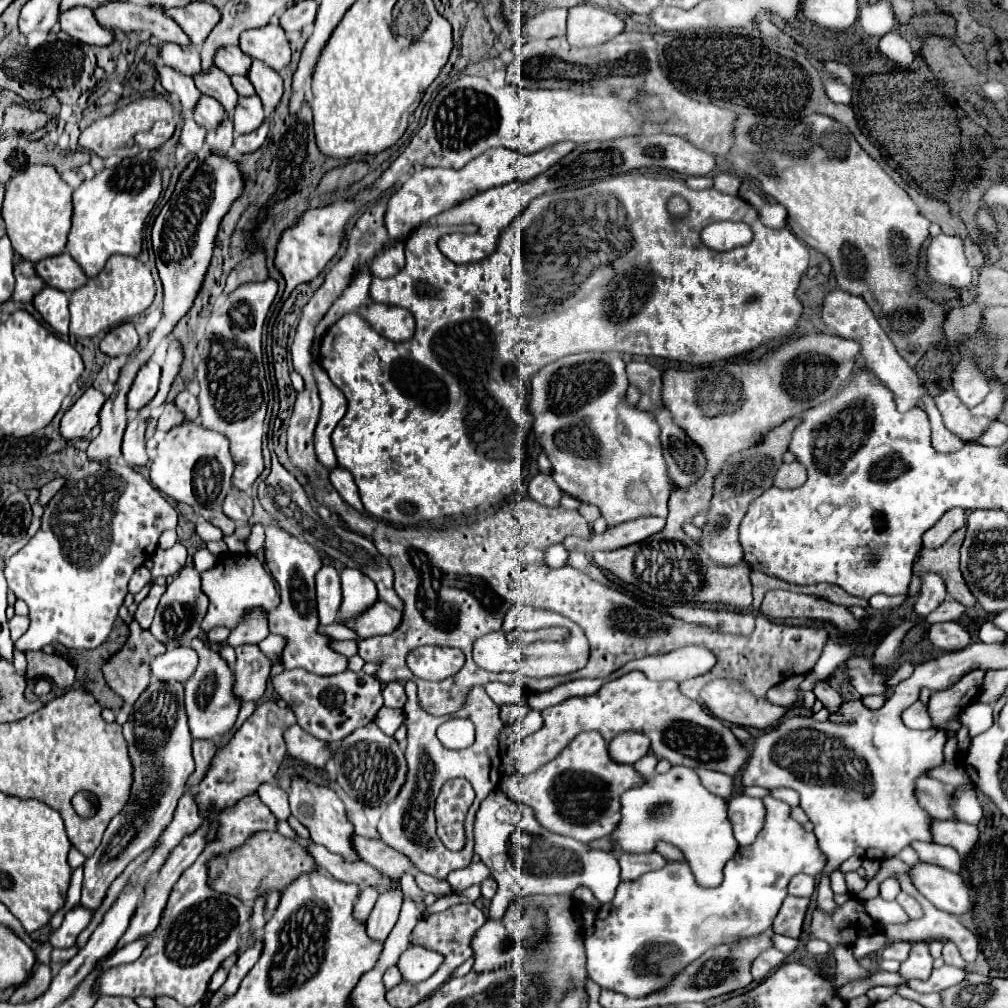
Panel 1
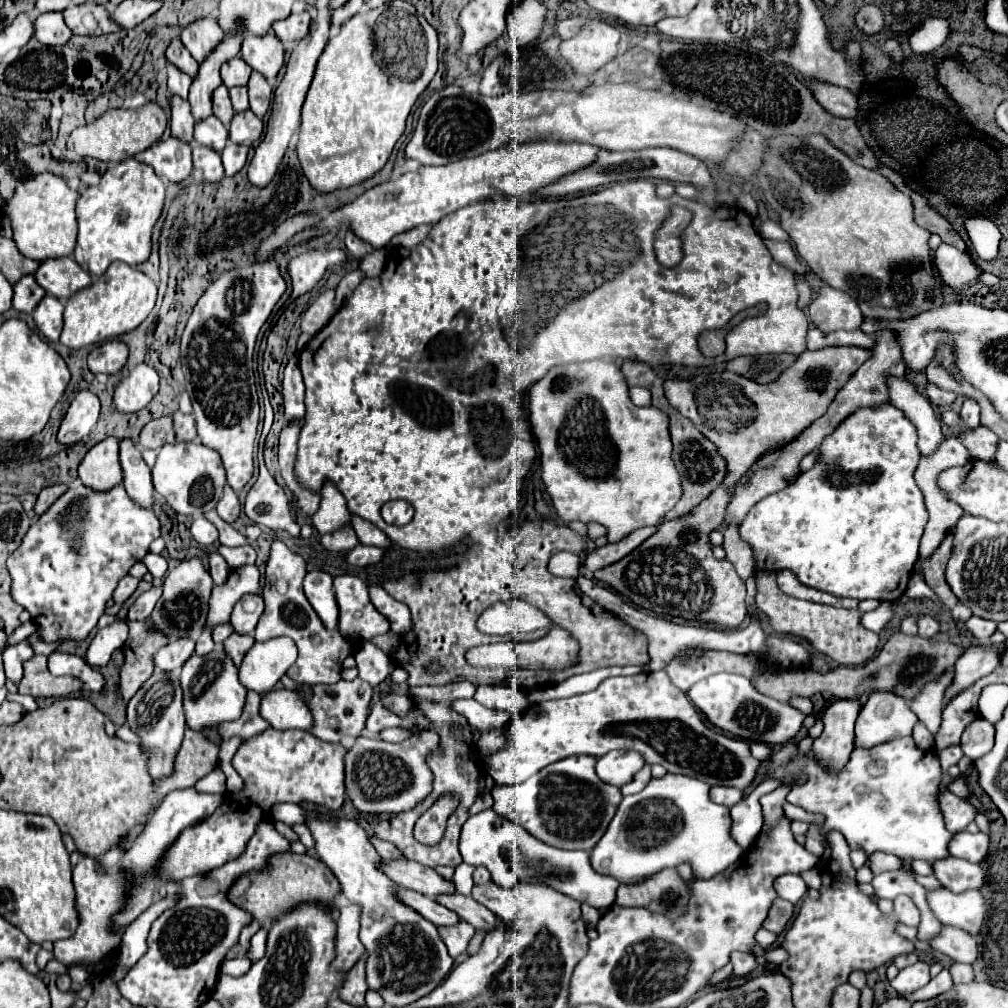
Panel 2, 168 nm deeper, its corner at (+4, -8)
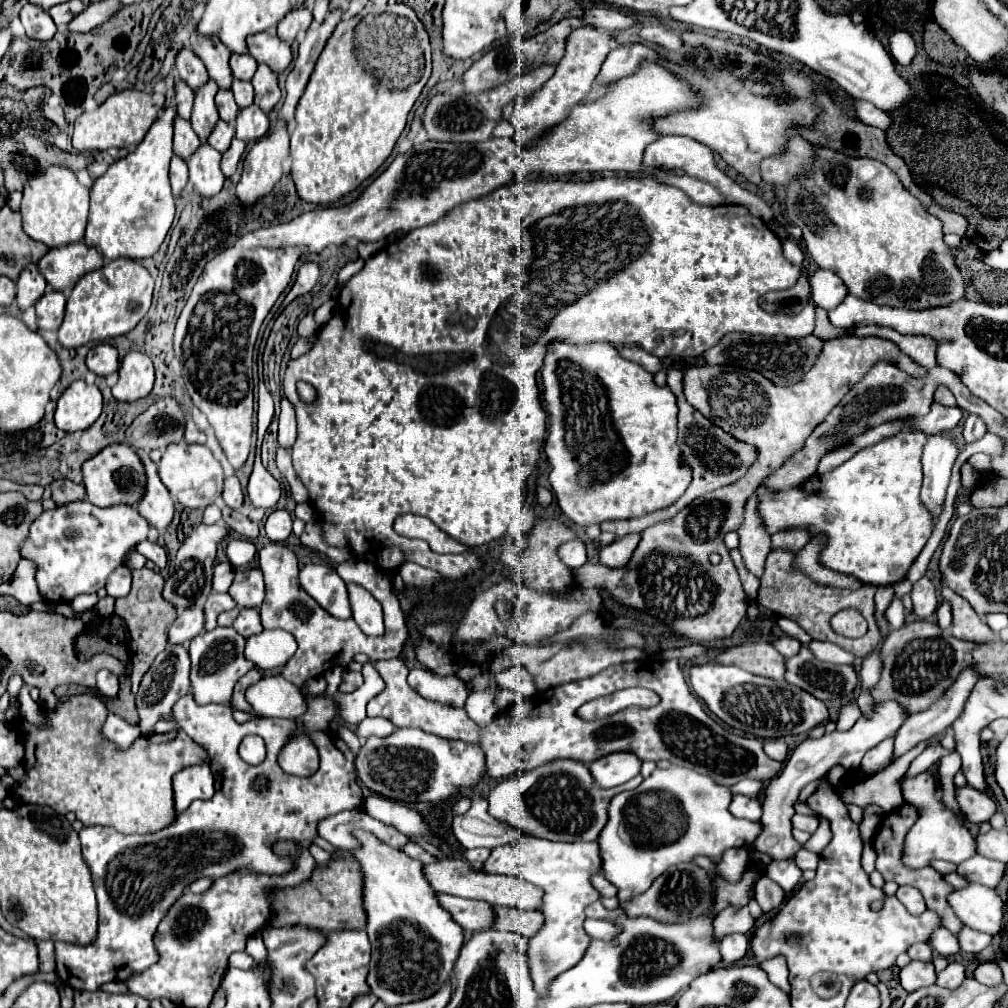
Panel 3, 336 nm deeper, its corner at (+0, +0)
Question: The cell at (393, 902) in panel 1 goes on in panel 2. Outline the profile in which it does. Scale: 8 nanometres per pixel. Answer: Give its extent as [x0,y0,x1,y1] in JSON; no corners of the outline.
[338,953,368,1005]

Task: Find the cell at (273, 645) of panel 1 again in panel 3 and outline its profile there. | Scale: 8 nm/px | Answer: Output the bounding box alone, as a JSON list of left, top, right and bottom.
[244,629,296,671]

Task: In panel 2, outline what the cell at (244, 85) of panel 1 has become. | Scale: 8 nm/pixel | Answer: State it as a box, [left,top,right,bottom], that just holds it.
[230,87,248,111]

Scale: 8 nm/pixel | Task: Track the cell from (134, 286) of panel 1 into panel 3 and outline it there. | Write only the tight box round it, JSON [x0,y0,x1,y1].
[58,259,154,349]

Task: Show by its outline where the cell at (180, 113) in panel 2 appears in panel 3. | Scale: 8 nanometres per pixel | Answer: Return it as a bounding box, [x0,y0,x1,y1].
[174,117,200,161]

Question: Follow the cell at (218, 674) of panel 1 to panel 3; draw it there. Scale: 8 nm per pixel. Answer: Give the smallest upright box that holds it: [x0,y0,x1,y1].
[190,627,254,705]

